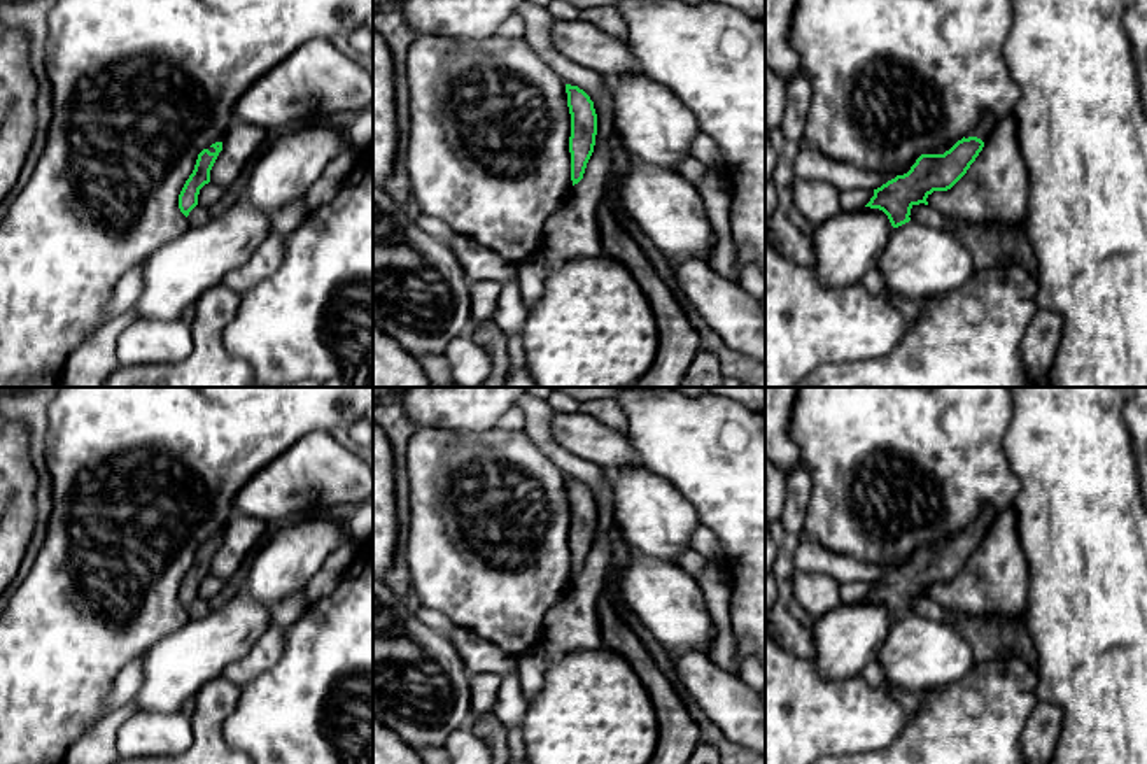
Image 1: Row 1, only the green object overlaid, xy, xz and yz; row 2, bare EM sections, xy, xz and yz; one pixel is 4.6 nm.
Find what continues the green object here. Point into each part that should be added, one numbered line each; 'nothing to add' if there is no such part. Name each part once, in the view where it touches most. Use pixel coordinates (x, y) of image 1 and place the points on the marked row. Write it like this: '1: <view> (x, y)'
1: yz (986, 125)

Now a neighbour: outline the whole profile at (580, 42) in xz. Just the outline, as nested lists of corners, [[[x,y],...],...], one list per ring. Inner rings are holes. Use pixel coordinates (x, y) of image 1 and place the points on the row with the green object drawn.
[[[581,19],[555,21],[552,46],[571,63],[604,77],[643,75],[629,40],[618,40]]]

